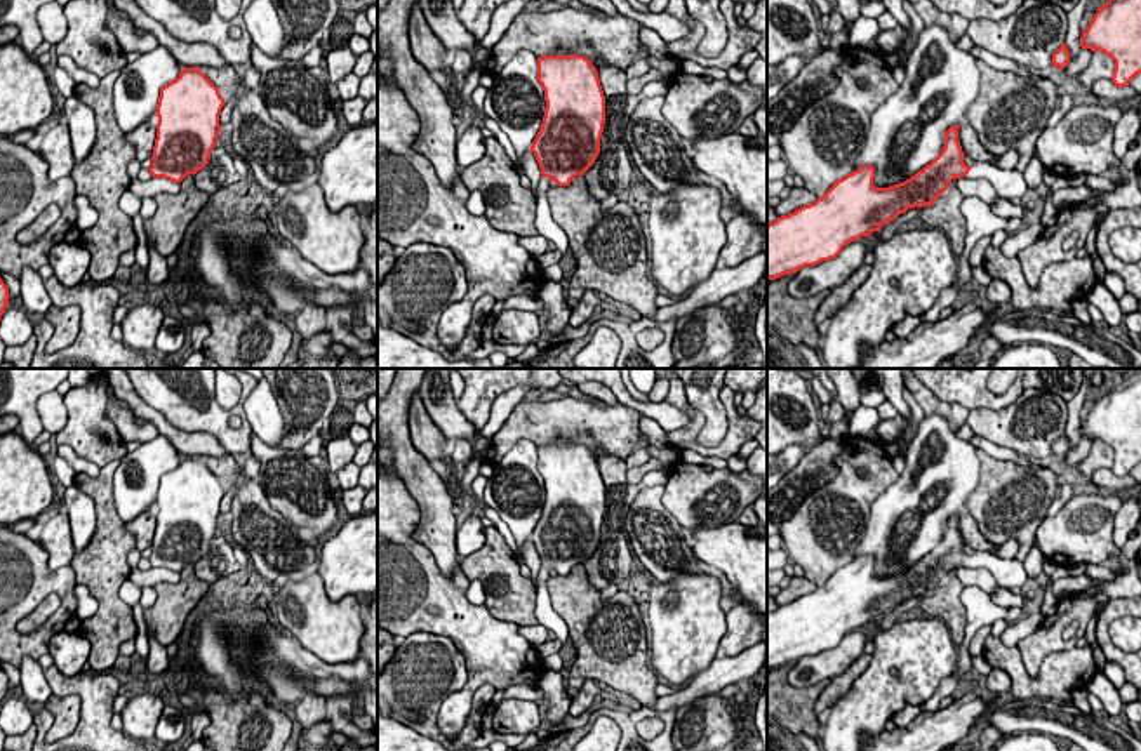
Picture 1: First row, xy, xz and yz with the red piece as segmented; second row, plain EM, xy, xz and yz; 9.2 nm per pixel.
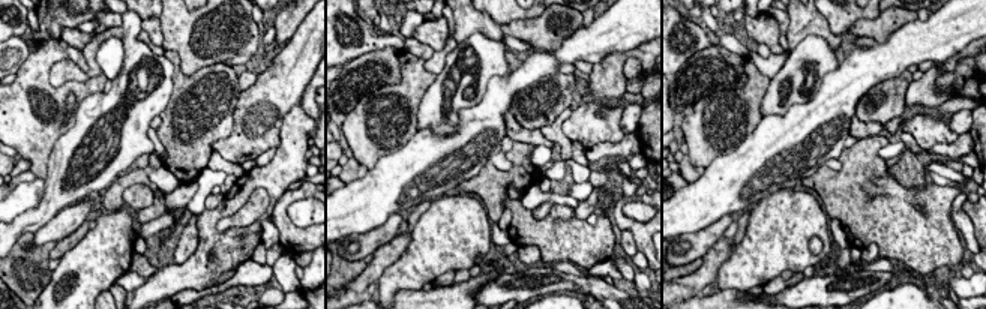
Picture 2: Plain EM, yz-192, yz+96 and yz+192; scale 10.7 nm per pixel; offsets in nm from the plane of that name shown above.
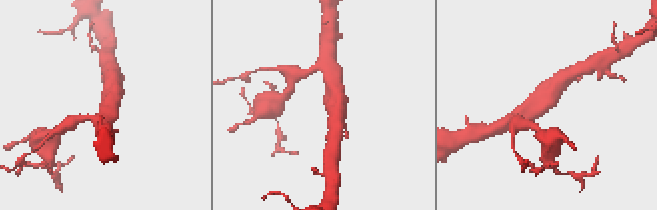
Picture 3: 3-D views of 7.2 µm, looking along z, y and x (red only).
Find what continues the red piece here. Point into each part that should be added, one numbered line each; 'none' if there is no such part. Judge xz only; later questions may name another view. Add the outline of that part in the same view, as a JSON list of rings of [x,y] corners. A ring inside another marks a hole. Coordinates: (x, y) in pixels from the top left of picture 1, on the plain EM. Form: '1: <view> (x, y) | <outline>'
1: xz (545, 614) | [[[543,567],[537,574],[536,588],[536,610],[534,615],[541,626],[553,631],[557,638],[565,643],[569,640],[569,628],[564,619],[553,610],[546,581],[550,579],[550,568]]]

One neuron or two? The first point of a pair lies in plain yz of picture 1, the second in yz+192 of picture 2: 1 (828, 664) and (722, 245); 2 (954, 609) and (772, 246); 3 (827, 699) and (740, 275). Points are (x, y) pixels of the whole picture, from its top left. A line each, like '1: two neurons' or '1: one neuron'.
1: two neurons
2: two neurons
3: two neurons

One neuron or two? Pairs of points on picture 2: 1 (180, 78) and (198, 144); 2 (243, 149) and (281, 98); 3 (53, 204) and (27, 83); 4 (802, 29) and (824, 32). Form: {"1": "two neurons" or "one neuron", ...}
{"1": "one neuron", "2": "one neuron", "3": "two neurons", "4": "one neuron"}

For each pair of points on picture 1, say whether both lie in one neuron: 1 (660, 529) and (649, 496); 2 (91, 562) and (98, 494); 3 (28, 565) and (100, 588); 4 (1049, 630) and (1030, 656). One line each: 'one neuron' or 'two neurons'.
1: one neuron
2: one neuron
3: two neurons
4: one neuron

